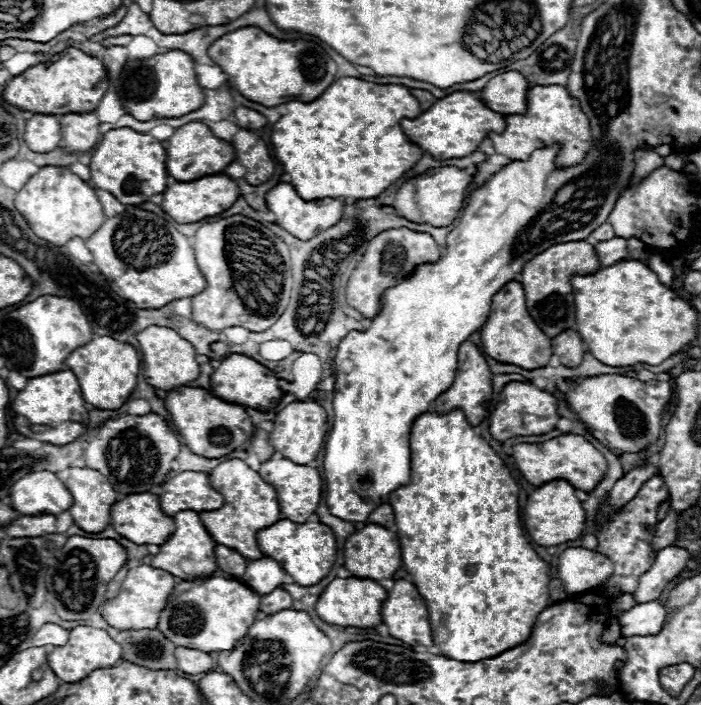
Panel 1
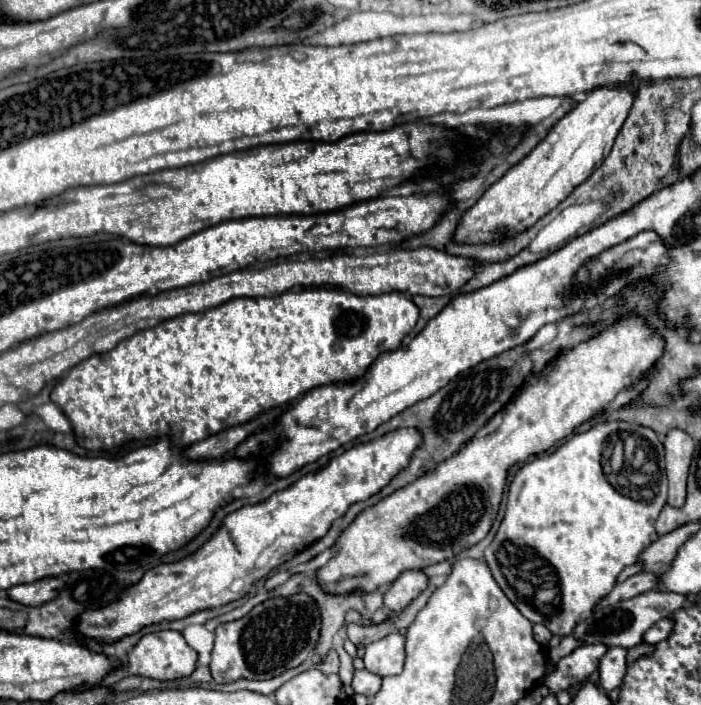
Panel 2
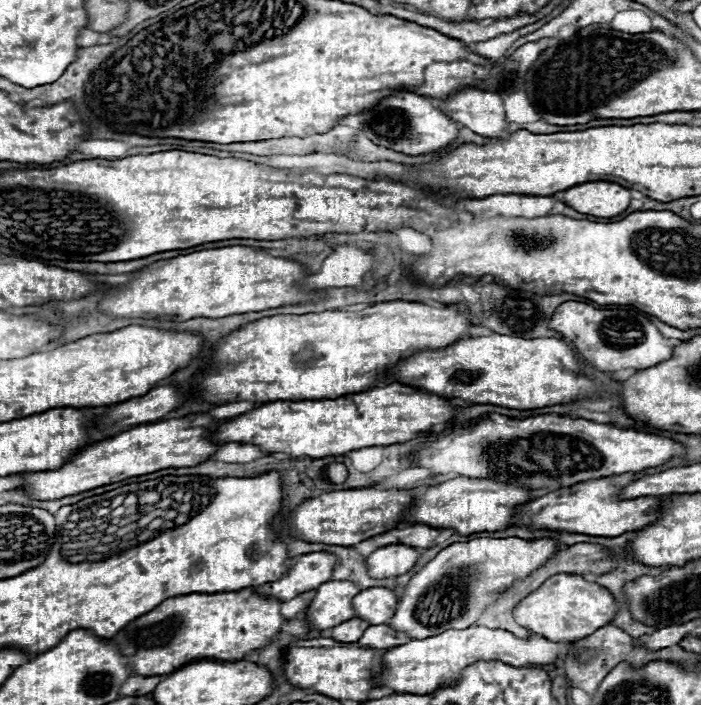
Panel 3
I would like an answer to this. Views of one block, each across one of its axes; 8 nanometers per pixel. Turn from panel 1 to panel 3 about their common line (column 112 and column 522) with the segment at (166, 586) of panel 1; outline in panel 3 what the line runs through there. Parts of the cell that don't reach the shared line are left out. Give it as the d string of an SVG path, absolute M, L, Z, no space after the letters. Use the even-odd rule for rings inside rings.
M554 574L544 580L540 588L518 602L514 608L514 618L528 632L550 642L576 642L582 636L590 636L590 632L610 624L616 612L618 604L606 588L598 586L596 582L588 582L578 574Z

